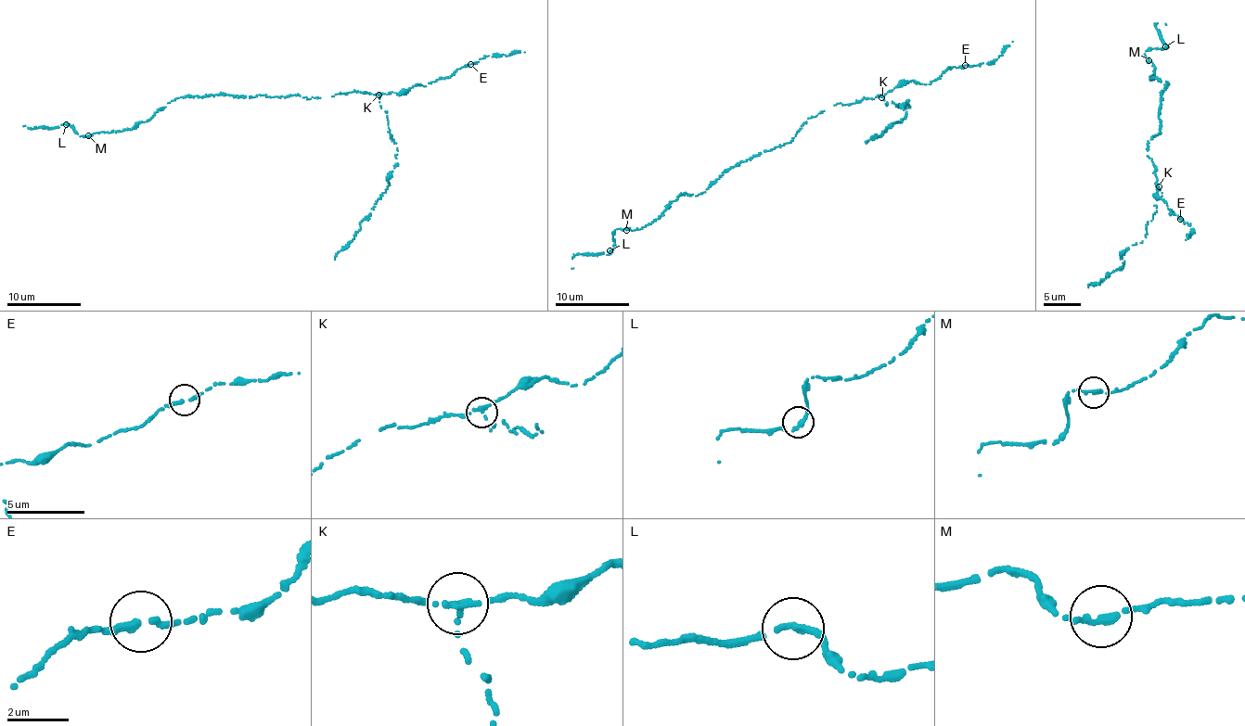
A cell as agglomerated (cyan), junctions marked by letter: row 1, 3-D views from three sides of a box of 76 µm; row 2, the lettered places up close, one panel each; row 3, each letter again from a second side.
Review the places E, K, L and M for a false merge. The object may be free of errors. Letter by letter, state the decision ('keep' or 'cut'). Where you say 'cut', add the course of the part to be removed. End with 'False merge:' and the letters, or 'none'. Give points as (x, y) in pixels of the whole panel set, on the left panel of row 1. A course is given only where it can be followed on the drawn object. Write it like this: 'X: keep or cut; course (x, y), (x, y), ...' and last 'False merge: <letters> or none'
E: keep
K: cut; course (378, 95), (396, 143), (397, 163), (388, 179), (387, 189), (360, 223), (351, 242), (342, 247), (335, 259)
L: keep
M: keep
False merge: K

